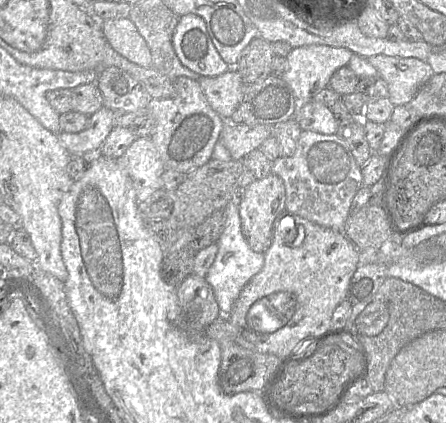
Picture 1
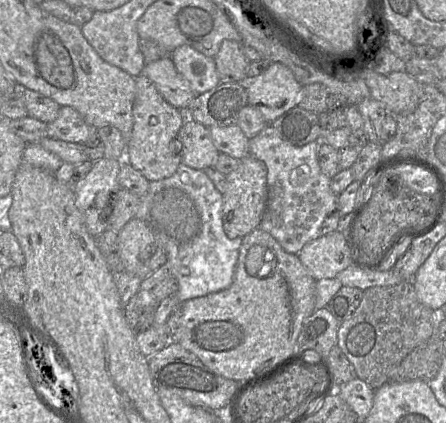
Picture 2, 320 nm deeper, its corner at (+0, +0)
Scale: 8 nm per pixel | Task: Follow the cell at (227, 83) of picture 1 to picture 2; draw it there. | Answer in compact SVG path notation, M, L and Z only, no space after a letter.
M171 57L145 64L142 75L152 81L169 104L183 112L197 96L188 80L177 71Z

